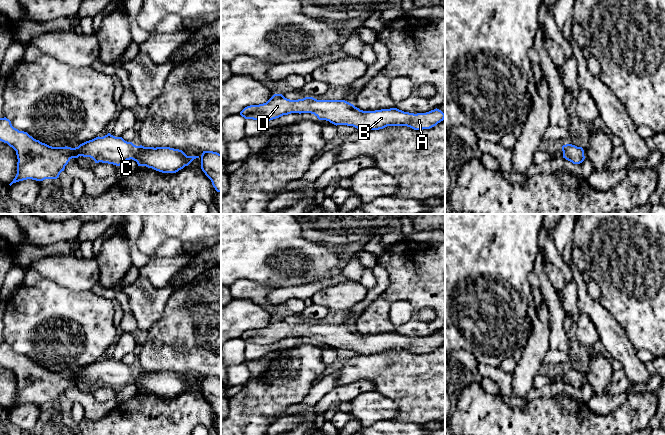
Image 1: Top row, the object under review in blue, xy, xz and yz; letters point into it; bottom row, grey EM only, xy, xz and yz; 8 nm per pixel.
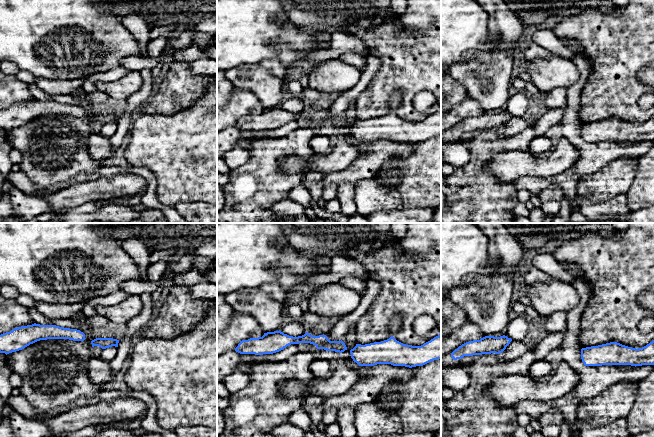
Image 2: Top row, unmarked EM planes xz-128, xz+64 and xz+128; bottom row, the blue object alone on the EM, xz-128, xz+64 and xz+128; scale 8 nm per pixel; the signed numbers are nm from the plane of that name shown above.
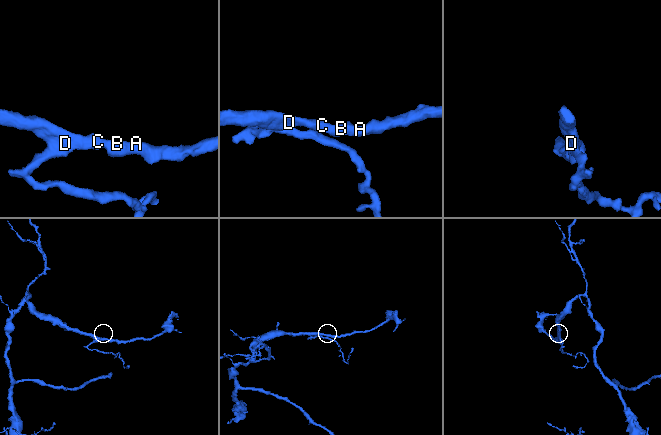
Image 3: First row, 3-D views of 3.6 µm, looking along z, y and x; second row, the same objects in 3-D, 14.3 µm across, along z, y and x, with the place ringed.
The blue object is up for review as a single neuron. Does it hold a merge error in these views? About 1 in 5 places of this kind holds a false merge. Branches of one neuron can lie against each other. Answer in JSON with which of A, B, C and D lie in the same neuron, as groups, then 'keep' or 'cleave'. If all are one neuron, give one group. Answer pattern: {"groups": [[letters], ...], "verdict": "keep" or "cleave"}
{"groups": [["A", "B", "C", "D"]], "verdict": "keep"}

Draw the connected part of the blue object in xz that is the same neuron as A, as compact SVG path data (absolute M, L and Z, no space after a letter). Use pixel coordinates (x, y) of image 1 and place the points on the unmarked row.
M274 318L266 327L245 331L240 339L245 343L270 345L291 337L311 337L319 344L334 349L347 349L359 355L379 354L387 350L407 350L414 354L430 353L445 343L445 338L434 333L426 337L409 337L397 332L363 335L345 324L317 324L305 321L290 324Z

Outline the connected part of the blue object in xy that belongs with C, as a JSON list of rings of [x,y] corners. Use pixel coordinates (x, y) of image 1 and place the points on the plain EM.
[[[6,341],[0,342],[0,365],[16,375],[17,398],[9,408],[32,403],[57,403],[72,382],[90,381],[95,387],[116,390],[134,384],[162,397],[176,397],[199,380],[187,380],[182,374],[170,371],[136,370],[108,357],[80,368],[78,371],[52,371],[34,363],[27,356],[14,352]]]

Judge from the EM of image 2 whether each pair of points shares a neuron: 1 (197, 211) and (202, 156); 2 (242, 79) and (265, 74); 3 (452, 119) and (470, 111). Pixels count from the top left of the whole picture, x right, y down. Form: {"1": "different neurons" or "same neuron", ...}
{"1": "different neurons", "2": "same neuron", "3": "same neuron"}

